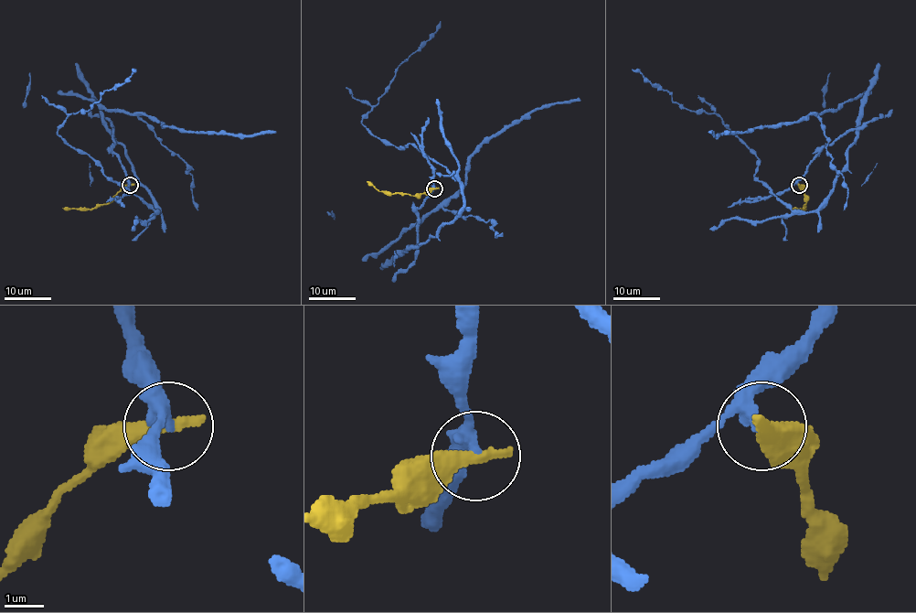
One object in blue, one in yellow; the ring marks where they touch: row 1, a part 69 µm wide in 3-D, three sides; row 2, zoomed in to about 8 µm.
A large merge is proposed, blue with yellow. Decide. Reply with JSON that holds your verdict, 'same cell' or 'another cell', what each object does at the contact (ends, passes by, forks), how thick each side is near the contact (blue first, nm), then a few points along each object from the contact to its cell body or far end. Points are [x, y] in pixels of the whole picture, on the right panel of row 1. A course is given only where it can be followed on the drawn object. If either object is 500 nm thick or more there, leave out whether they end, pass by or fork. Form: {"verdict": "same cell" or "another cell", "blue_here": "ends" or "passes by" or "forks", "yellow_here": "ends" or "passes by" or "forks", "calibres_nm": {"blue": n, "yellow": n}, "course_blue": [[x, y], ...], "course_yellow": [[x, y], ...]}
{"verdict": "same cell", "blue_here": "passes by", "yellow_here": "ends", "calibres_nm": {"blue": 280, "yellow": 440}, "course_blue": [[798, 185], [821, 150], [855, 131], [825, 200], [793, 212], [716, 113], [681, 108], [632, 69]], "course_yellow": [[799, 185], [806, 202], [804, 209], [792, 208]]}

